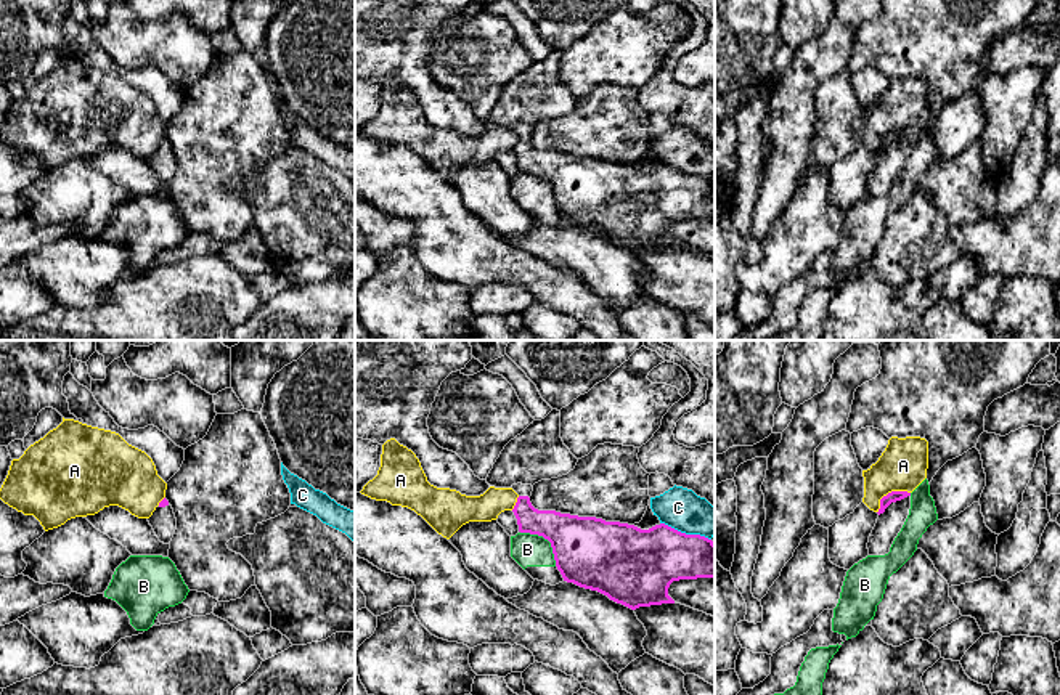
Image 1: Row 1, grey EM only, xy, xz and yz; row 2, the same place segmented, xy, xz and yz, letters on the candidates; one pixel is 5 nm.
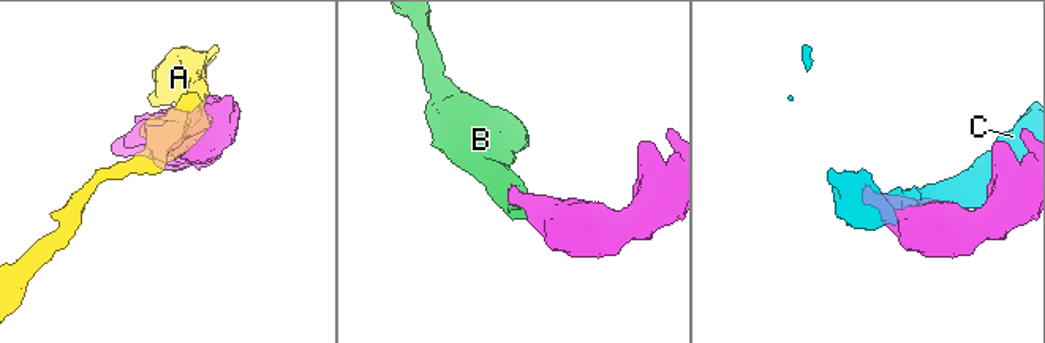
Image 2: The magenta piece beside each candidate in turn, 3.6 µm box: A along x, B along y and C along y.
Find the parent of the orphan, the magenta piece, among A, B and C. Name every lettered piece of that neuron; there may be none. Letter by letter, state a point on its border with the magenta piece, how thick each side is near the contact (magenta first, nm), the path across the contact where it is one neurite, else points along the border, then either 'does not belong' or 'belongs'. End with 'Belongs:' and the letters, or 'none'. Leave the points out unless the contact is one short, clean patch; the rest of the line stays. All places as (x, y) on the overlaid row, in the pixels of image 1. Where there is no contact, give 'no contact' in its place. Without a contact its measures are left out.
A: yz (888, 493) | 60/240 nm | does not belong
B: xz (546, 538) | 360/160 nm | along xz (521, 532), (542, 535), (550, 543), (556, 565) | does not belong
C: xz (684, 533) | 340/200 nm | does not belong
Belongs: none

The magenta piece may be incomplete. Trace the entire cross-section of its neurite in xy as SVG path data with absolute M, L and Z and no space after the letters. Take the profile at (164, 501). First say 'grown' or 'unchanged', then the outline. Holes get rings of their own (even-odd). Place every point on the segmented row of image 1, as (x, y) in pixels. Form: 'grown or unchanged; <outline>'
grown; M165 498L159 502L148 522L161 543L169 544L172 541L177 530L177 518Z

